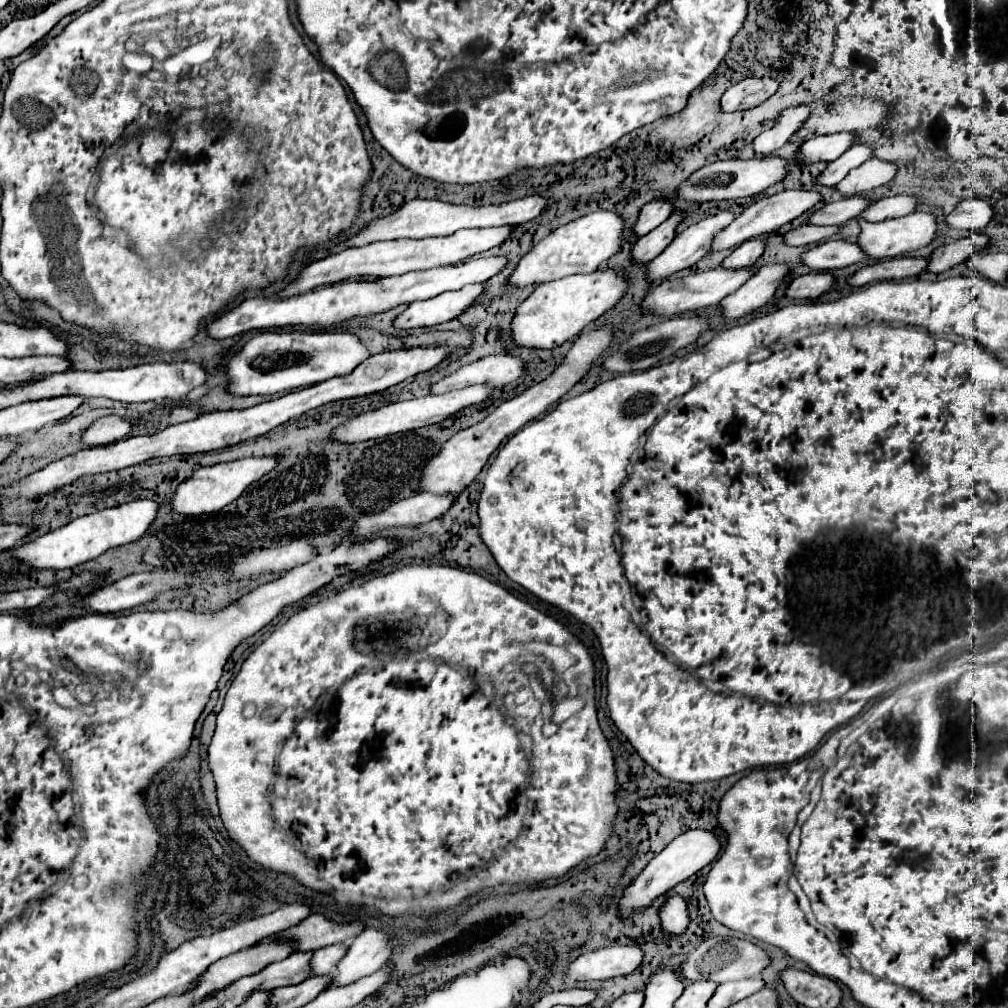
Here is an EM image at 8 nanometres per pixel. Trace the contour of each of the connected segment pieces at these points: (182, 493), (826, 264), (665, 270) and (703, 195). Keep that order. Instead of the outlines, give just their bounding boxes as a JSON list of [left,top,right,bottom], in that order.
[[171,458,275,516],[803,240,867,272],[647,210,735,280],[677,156,789,202]]

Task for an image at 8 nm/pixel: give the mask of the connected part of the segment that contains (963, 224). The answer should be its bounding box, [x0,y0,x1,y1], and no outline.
[945,198,993,232]

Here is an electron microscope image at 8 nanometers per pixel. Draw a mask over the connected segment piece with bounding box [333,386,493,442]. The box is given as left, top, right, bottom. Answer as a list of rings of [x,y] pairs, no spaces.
[[[469,386],[469,388],[463,388],[463,390],[451,390],[451,392],[445,392],[445,394],[429,394],[429,396],[415,398],[415,400],[387,404],[387,406],[381,406],[379,410],[361,414],[359,418],[353,418],[351,422],[339,426],[333,432],[333,438],[339,440],[339,442],[363,442],[363,440],[371,440],[371,438],[381,438],[381,436],[391,436],[391,434],[399,434],[399,432],[417,430],[417,428],[423,428],[423,426],[431,426],[435,422],[443,422],[443,418],[449,418],[451,414],[457,414],[461,408],[481,404],[491,396],[493,396],[493,386]]]

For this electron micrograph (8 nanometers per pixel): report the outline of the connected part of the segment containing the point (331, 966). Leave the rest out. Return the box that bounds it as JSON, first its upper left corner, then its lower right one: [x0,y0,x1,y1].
[311,942,349,976]

